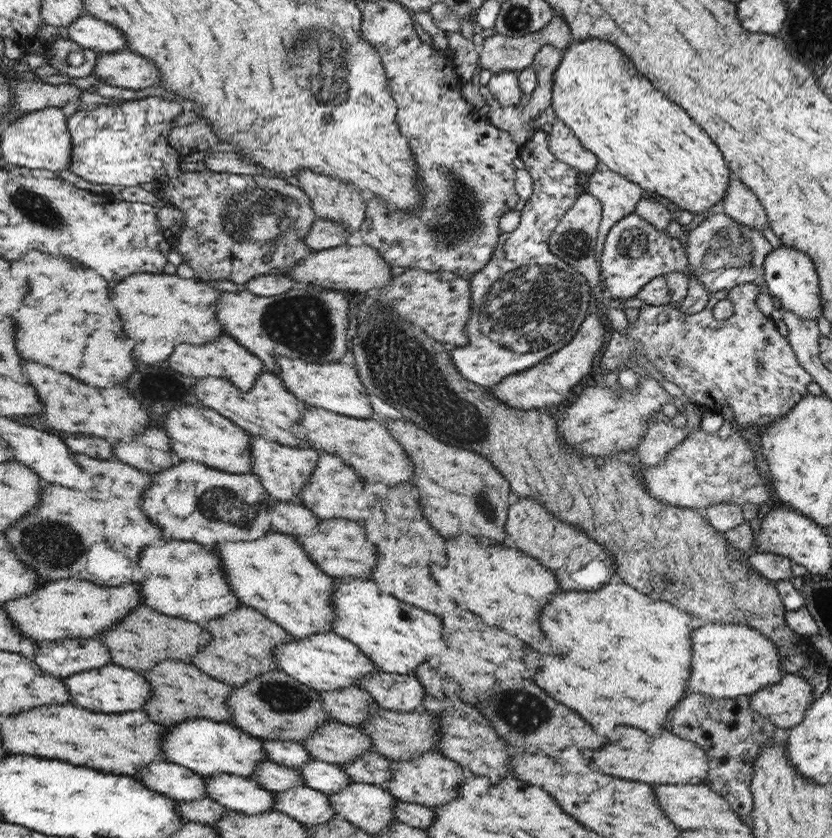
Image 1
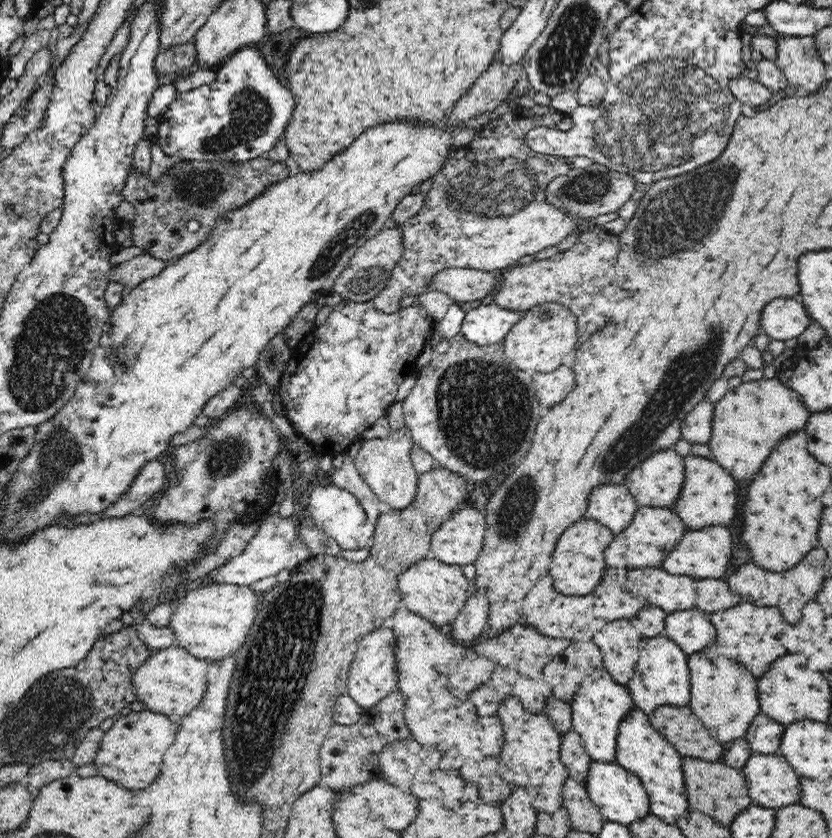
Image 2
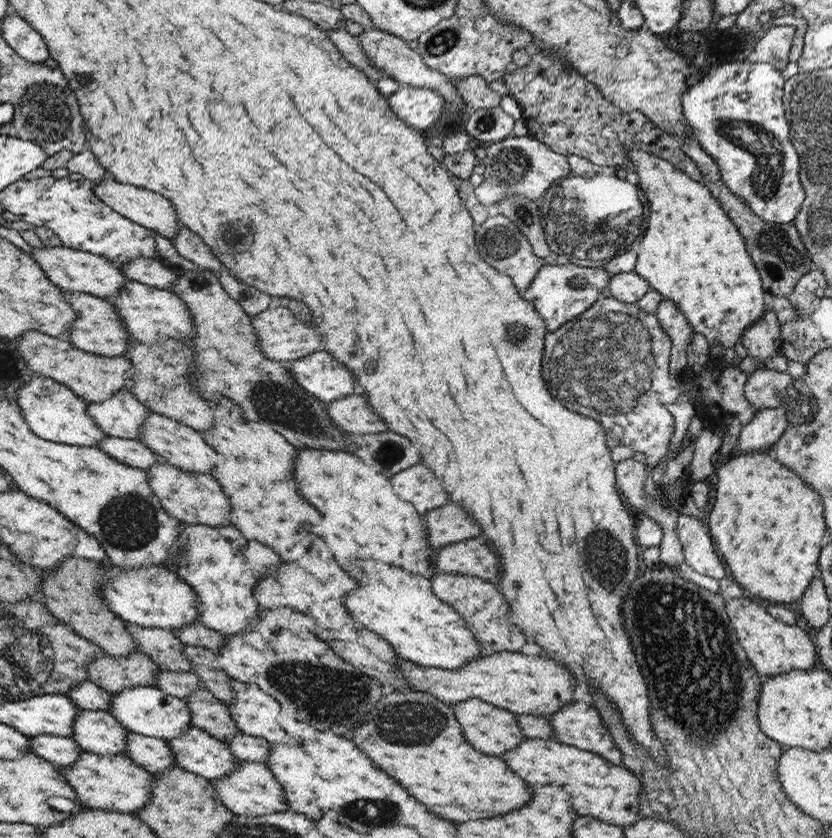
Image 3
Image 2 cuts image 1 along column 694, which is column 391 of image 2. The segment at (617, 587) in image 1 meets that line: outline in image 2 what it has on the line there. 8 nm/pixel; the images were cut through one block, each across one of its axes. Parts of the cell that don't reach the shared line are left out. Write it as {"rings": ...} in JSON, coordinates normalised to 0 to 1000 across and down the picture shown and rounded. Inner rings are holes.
{"rings":[[[483,723],[474,730],[472,737],[466,742],[470,752],[476,758],[476,778],[474,778],[474,791],[476,791],[476,805],[478,805],[478,823],[486,832],[486,858],[490,870],[495,872],[495,881],[500,882],[507,890],[513,894],[522,893],[522,888],[526,885],[528,897],[536,900],[536,912],[541,914],[546,909],[548,902],[553,902],[553,897],[558,895],[558,902],[563,897],[563,902],[575,902],[577,908],[582,902],[599,903],[606,890],[606,870],[601,858],[576,856],[565,827],[578,821],[595,802],[596,792],[587,784],[576,782],[565,770],[548,766],[541,760],[536,749],[526,749],[519,746],[504,733],[496,732],[487,723]],[[575,869],[591,869],[594,878],[594,869],[601,869],[601,878],[599,883],[594,883],[596,888],[584,888],[584,885],[575,885]]]}

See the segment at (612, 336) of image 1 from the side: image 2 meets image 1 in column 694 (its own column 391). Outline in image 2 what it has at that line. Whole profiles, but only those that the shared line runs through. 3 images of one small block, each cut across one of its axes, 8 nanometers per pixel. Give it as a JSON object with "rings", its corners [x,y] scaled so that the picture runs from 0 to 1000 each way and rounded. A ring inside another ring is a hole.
{"rings":[[[412,357],[400,365],[391,385],[377,389],[356,413],[355,424],[333,461],[343,499],[351,505],[356,518],[367,523],[386,543],[416,539],[433,525],[438,513],[442,513],[454,499],[464,496],[487,449],[496,445],[500,428],[523,394],[520,388],[522,382],[506,363],[500,365],[489,360],[471,375],[452,369],[448,359]]]}

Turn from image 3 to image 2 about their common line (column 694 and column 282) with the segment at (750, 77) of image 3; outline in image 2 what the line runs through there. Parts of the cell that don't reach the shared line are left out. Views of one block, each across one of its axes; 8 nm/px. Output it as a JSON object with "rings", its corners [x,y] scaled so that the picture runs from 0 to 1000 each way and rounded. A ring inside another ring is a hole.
{"rings":[[[305,54],[287,58],[269,72],[260,86],[261,93],[255,103],[214,110],[201,132],[189,138],[191,152],[186,165],[190,174],[214,195],[231,191],[296,193],[320,187],[337,167],[341,167],[341,155],[356,129],[356,116],[346,104],[337,100],[313,60]]]}

